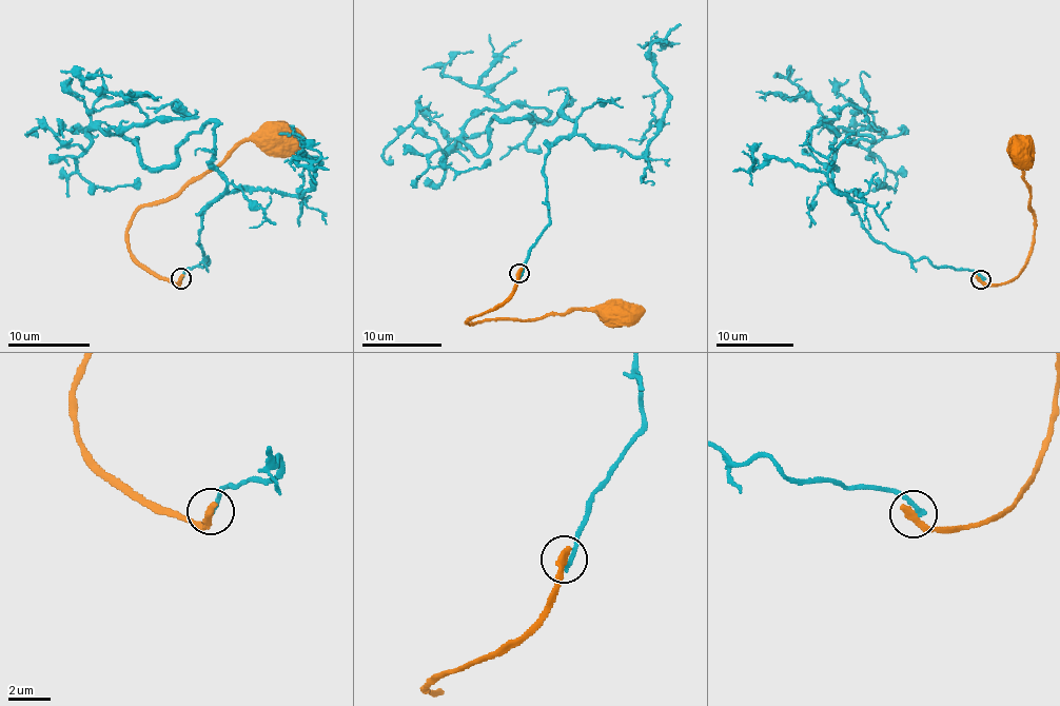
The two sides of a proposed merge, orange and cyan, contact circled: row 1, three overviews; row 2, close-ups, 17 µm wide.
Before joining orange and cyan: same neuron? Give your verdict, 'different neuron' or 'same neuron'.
different neuron

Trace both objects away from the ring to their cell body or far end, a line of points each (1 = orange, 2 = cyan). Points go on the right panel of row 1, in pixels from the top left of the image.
1: (980, 279), (1007, 282), (1020, 273), (1031, 252), (1035, 223), (1028, 203), (1029, 189), (1023, 180), (1018, 153)
2: (982, 279), (878, 241), (810, 131), (839, 135), (836, 168), (844, 142), (874, 139), (828, 126), (774, 77)

